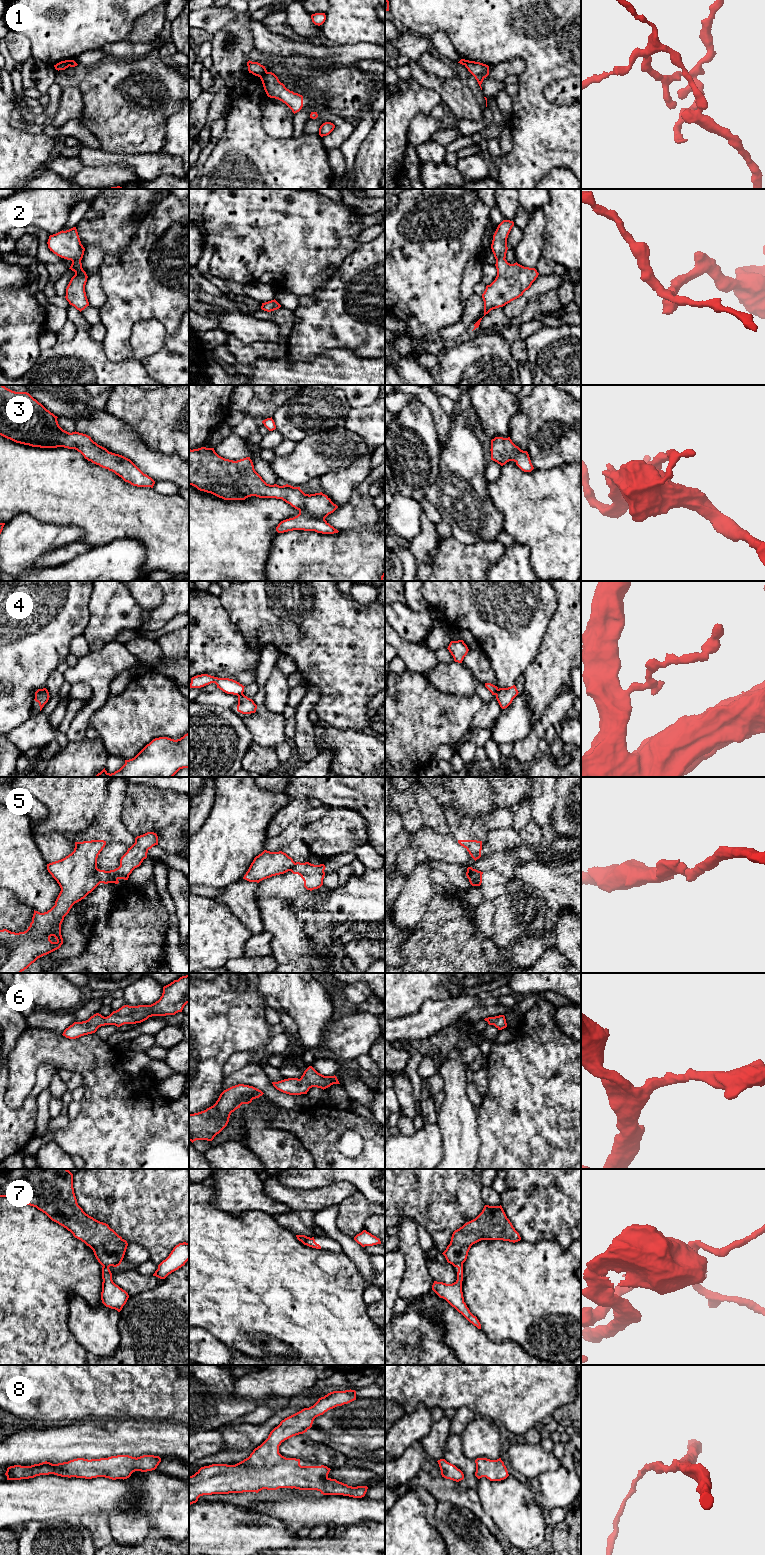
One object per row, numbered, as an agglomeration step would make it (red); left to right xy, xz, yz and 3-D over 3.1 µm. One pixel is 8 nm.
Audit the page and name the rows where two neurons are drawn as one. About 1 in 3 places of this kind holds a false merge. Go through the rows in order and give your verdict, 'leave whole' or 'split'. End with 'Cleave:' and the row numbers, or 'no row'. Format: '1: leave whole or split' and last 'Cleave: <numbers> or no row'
1: split
2: leave whole
3: leave whole
4: split
5: split
6: leave whole
7: split
8: leave whole
Cleave: 1, 4, 5, 7

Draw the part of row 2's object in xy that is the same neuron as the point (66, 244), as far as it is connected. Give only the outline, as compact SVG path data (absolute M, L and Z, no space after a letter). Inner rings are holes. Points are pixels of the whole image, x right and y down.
M76 227L66 231L60 231L50 235L48 239L48 248L57 256L71 260L69 269L75 272L66 288L66 300L80 312L89 306L85 292L87 274L82 268L81 260L85 248L81 244Z

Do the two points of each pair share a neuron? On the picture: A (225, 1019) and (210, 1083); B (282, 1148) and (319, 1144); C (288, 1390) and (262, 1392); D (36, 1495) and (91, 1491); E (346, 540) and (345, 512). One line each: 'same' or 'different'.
A: same
B: different
C: same
D: same
E: different

